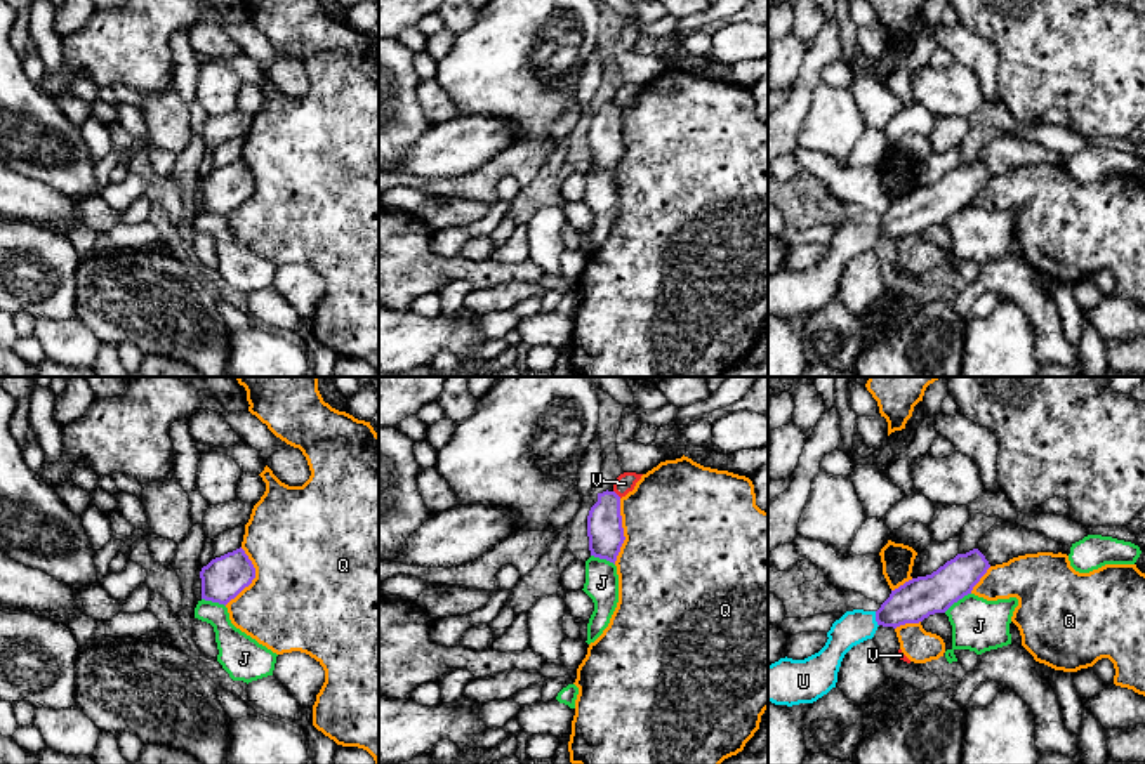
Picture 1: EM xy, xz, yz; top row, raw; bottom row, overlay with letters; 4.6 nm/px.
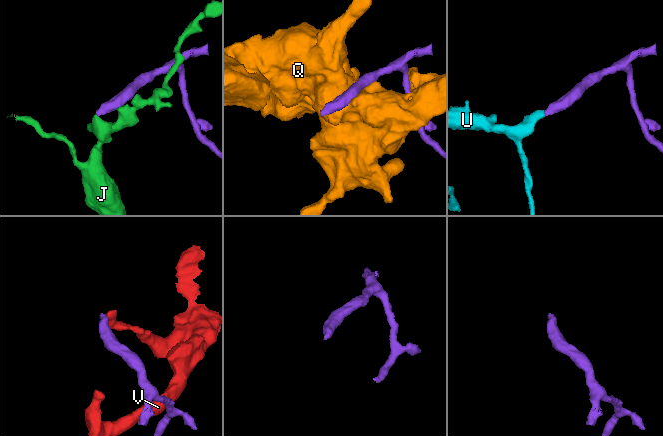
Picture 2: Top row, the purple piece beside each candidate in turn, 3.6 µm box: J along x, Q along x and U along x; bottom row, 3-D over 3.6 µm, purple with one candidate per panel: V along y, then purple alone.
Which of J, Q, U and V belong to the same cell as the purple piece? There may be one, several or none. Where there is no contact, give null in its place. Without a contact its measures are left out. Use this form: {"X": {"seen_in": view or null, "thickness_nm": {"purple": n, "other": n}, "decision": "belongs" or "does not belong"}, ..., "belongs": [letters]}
{"J": {"seen_in": "yz", "thickness_nm": {"purple": 190, "other": 240}, "decision": "does not belong"}, "Q": {"seen_in": "xz", "thickness_nm": {"purple": 170, "other": 480}, "decision": "does not belong"}, "U": {"seen_in": "yz", "thickness_nm": {"purple": 190, "other": 160}, "decision": "belongs"}, "V": {"seen_in": "xz", "thickness_nm": {"purple": 170, "other": 90}, "decision": "does not belong"}, "belongs": ["U"]}

